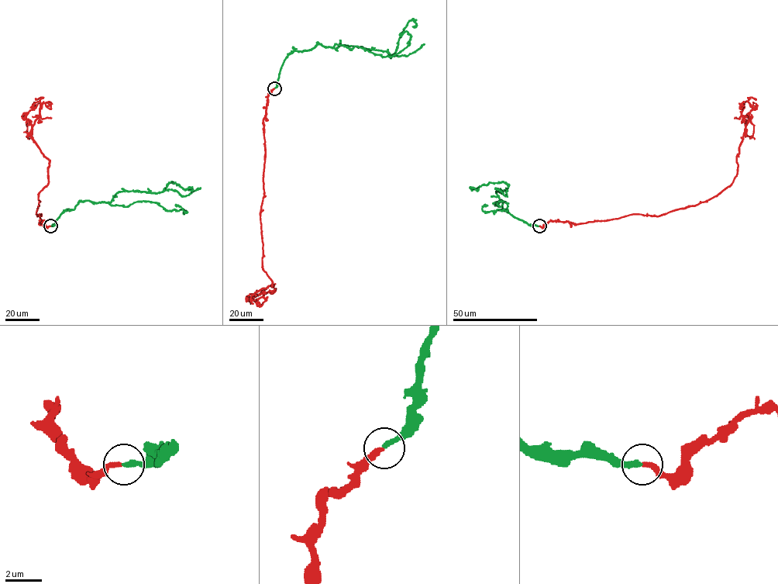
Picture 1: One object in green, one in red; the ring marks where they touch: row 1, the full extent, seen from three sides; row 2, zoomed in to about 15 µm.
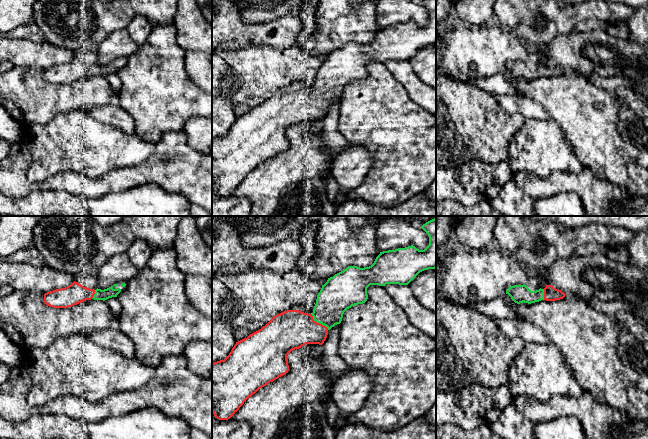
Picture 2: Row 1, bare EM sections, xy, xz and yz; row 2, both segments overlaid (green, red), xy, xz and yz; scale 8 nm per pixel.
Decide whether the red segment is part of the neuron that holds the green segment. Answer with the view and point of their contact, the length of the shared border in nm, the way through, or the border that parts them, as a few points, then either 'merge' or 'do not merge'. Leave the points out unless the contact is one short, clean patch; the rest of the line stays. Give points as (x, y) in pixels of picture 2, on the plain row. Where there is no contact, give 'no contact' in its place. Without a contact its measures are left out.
meets green in xz at (319, 98); contact 190 nm long; merge

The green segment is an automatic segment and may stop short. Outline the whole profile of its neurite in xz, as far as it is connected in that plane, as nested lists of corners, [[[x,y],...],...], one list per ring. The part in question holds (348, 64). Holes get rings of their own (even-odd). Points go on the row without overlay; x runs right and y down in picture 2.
[[[423,0],[429,12],[429,21],[419,26],[411,21],[405,24],[380,28],[369,43],[348,42],[328,54],[317,71],[312,90],[287,86],[275,91],[265,102],[234,121],[229,131],[212,139],[212,189],[219,196],[230,195],[260,164],[289,147],[287,131],[306,120],[322,121],[328,107],[340,100],[344,88],[367,77],[370,61],[408,61],[420,48],[436,44],[436,0]]]

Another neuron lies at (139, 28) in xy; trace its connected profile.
[[[135,16],[129,25],[127,31],[131,39],[138,45],[142,45],[149,36],[152,25],[144,16]]]

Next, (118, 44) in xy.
[[[127,29],[112,32],[94,47],[98,65],[104,66],[119,58],[128,58],[138,45],[131,39]]]

